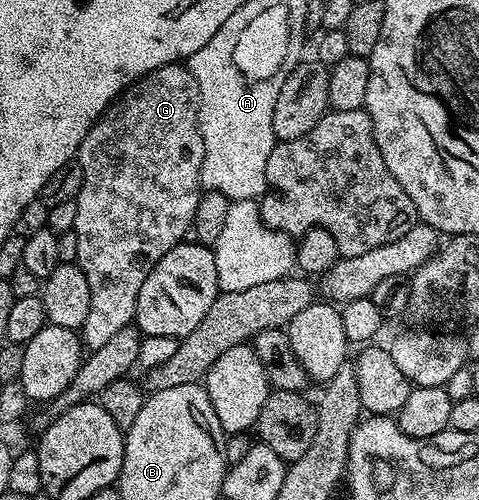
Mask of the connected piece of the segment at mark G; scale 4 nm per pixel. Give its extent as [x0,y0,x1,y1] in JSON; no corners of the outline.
[73,62,205,351]

